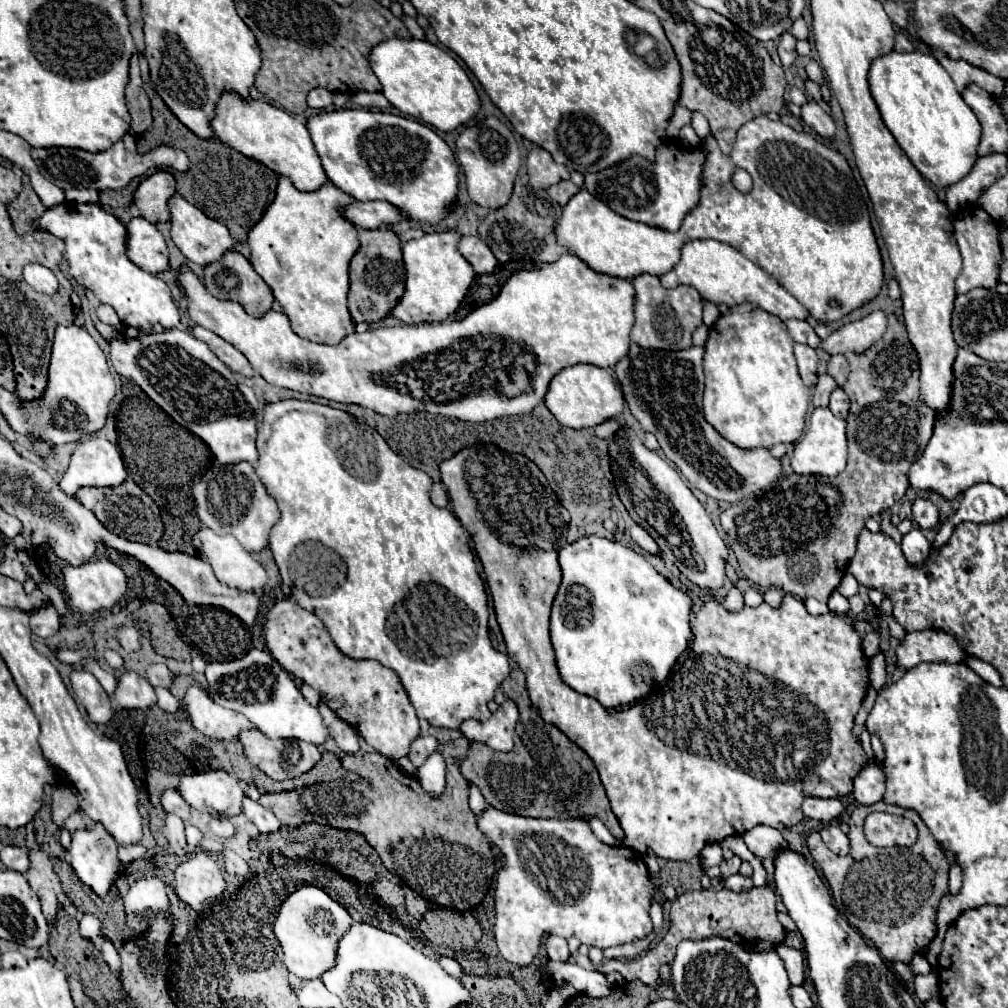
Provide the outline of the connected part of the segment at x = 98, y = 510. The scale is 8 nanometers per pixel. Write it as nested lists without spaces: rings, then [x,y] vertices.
[[[126,480],[120,486],[114,488],[80,488],[76,492],[78,500],[90,508],[96,518],[116,536],[126,538],[126,540],[136,540],[144,544],[158,544],[164,526],[160,520],[160,510],[154,504],[154,500],[132,480]]]

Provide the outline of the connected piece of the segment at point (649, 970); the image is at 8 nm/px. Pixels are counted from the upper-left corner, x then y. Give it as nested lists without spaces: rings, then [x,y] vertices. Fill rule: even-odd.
[[[754,886],[746,892],[732,892],[728,888],[708,888],[698,892],[684,892],[672,900],[670,906],[670,928],[668,934],[646,954],[632,958],[632,960],[608,960],[604,966],[600,966],[600,972],[620,972],[624,980],[640,980],[648,986],[656,986],[658,982],[658,968],[662,964],[670,964],[676,956],[676,946],[682,940],[706,940],[706,938],[726,938],[734,944],[740,944],[748,952],[766,952],[774,950],[778,944],[784,942],[786,930],[776,918],[776,894],[774,890],[766,886]]]

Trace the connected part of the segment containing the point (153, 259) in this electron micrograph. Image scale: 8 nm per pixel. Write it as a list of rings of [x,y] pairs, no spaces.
[[[132,218],[126,224],[126,256],[142,270],[150,274],[158,274],[170,268],[168,264],[168,248],[164,236],[156,230],[156,226],[144,218]]]

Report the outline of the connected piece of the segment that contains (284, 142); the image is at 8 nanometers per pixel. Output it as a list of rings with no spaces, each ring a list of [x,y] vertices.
[[[222,92],[216,102],[214,116],[210,120],[214,138],[228,144],[230,148],[242,152],[244,156],[258,160],[272,168],[274,172],[288,176],[292,184],[302,192],[312,192],[328,180],[318,152],[310,140],[310,134],[302,122],[298,122],[286,110],[258,98],[246,98],[234,92]]]

